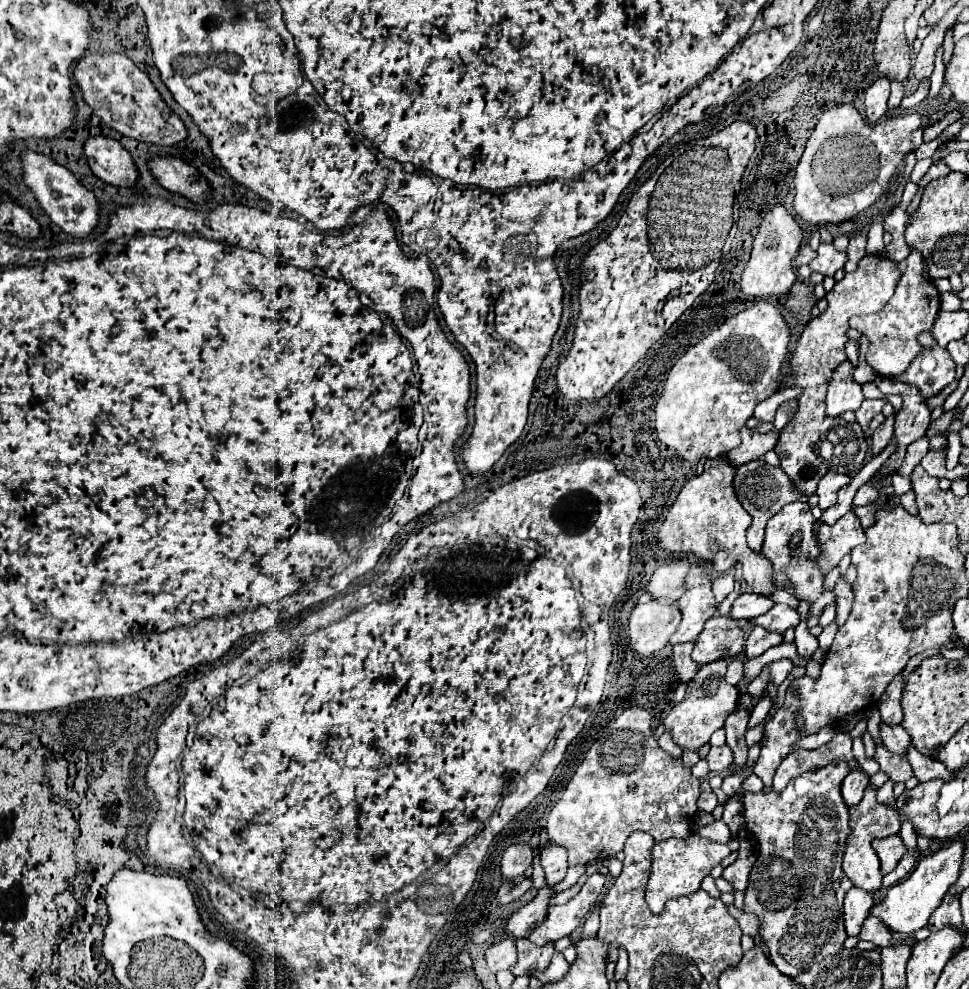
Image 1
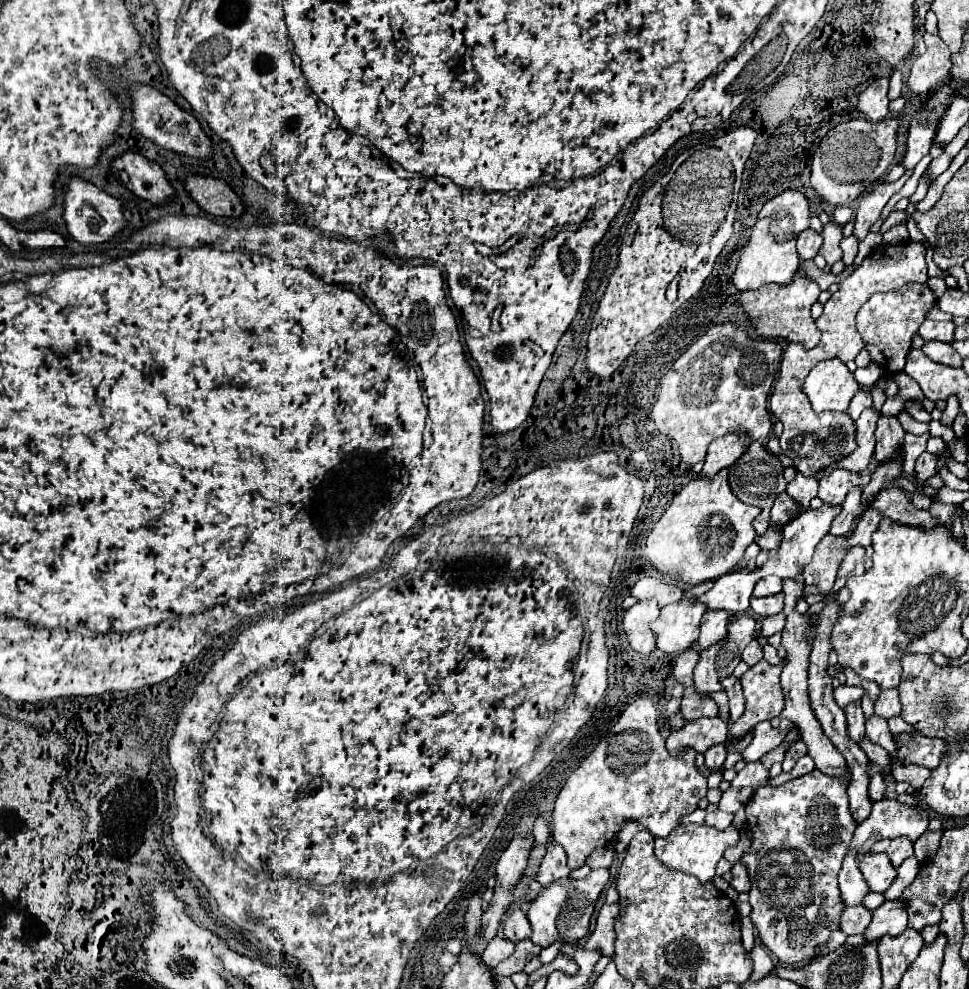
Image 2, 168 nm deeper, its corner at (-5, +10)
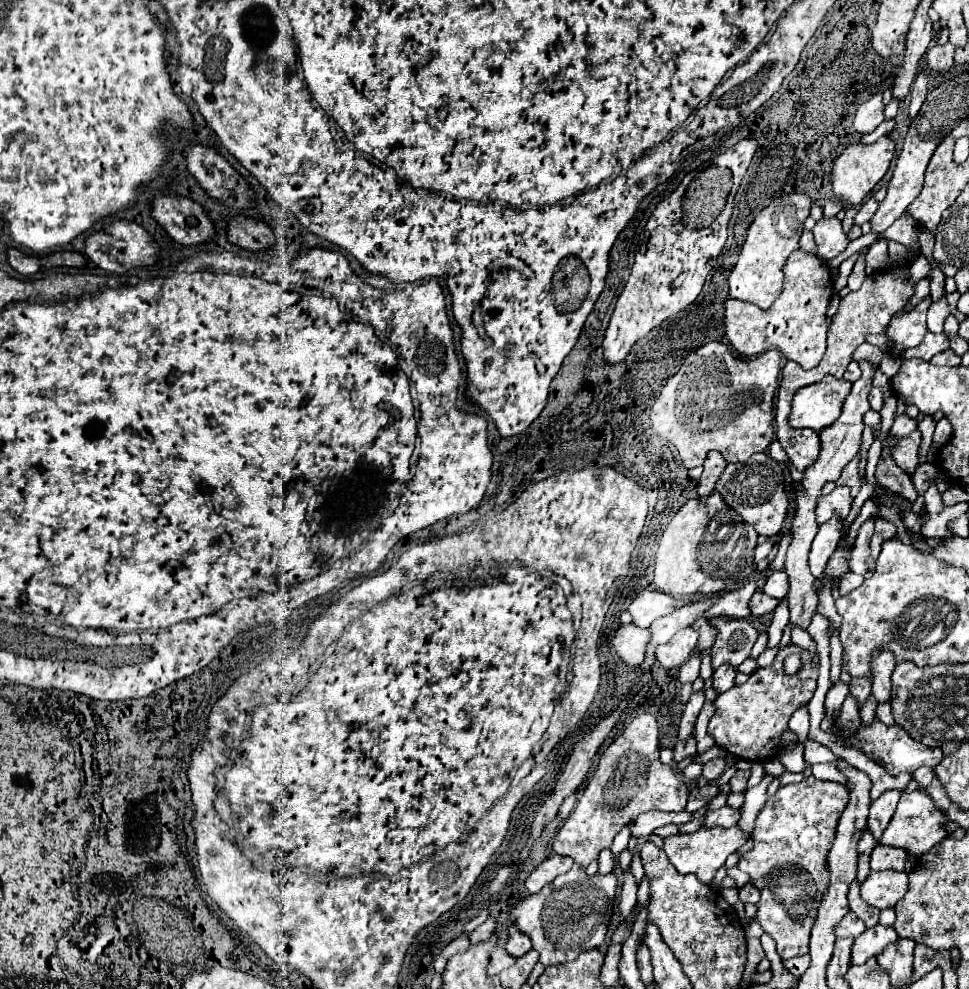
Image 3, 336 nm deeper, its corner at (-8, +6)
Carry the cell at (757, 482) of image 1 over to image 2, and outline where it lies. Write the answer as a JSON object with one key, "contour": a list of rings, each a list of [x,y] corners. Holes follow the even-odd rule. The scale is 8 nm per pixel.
{"contour":[[[753,442],[749,446],[749,450],[729,468],[729,486],[741,502],[761,508],[761,514],[753,520],[753,526],[755,526],[757,534],[765,534],[769,528],[769,510],[771,510],[777,494],[785,492],[785,488],[787,488],[787,480],[783,478],[783,464],[779,462],[779,458],[773,452],[769,452],[763,442]]]}

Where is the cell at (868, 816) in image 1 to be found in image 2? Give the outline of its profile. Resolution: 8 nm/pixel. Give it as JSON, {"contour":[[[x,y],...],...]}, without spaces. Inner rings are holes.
{"contour":[[[875,852],[857,854],[857,862],[871,892],[885,892],[897,876],[897,870],[893,868],[893,864],[885,854]]]}

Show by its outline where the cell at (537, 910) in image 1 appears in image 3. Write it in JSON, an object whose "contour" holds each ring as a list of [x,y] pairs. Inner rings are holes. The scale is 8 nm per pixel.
{"contour":[[[516,930],[516,932],[508,938],[508,942],[506,942],[506,952],[508,952],[512,958],[524,956],[530,948],[532,948],[530,938],[524,936],[524,934],[518,934],[518,930]]]}

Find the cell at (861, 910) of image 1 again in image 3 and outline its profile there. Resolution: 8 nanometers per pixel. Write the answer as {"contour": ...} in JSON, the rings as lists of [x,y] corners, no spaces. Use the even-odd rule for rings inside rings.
{"contour":[[[922,790],[904,792],[898,802],[894,818],[890,820],[888,828],[884,830],[880,844],[906,848],[906,850],[910,850],[910,854],[914,858],[918,858],[920,854],[928,852],[932,846],[936,846],[938,842],[942,842],[944,838],[950,836],[948,824],[950,824],[950,818],[944,814],[944,822],[942,822],[942,810],[938,810],[934,806],[932,798],[926,792],[922,792]]]}

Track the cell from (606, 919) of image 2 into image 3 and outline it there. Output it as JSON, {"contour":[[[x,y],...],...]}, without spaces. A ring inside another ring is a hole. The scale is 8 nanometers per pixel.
{"contour":[[[628,868],[624,872],[624,882],[622,882],[622,892],[620,892],[620,904],[618,904],[620,920],[624,920],[632,912],[632,906],[636,904],[636,896],[638,896],[638,882],[636,882],[632,870]]]}

